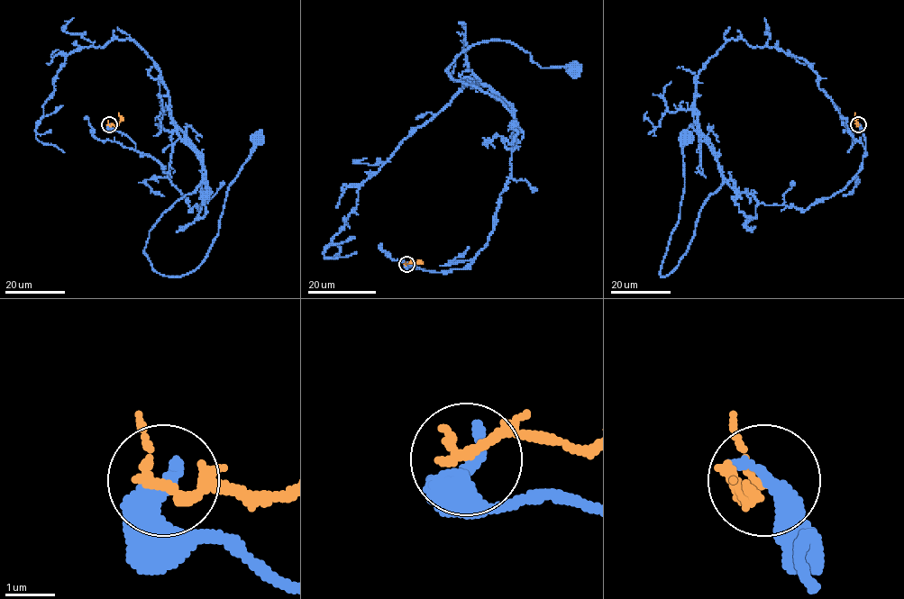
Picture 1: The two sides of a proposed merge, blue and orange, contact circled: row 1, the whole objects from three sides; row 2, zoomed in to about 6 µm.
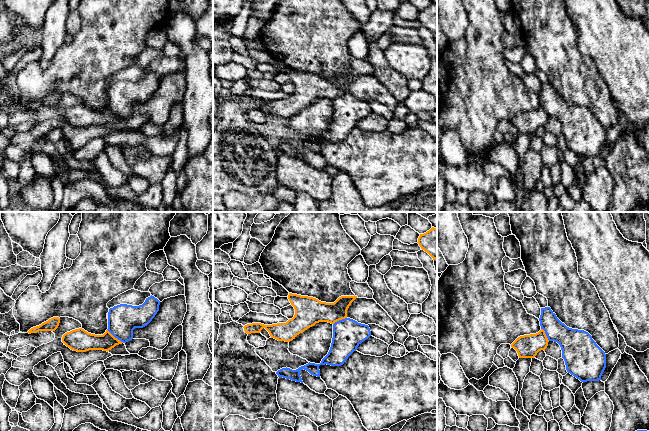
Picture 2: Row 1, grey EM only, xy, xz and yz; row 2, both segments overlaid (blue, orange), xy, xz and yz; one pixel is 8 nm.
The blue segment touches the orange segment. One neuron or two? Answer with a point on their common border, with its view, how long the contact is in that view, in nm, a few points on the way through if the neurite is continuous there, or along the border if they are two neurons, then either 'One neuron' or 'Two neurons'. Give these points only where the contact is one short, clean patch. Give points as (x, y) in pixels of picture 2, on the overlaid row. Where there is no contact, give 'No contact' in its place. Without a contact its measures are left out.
Touches blue at xy (115, 337). Shared border 170 nm. Boundary: xy (107, 329), (123, 342). Two neurons

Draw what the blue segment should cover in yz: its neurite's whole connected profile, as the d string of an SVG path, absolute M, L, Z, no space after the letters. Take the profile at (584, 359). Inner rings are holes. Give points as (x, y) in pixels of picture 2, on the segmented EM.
M550 307L541 308L539 321L548 340L560 345L568 373L581 382L601 380L606 354L588 332L567 327Z

